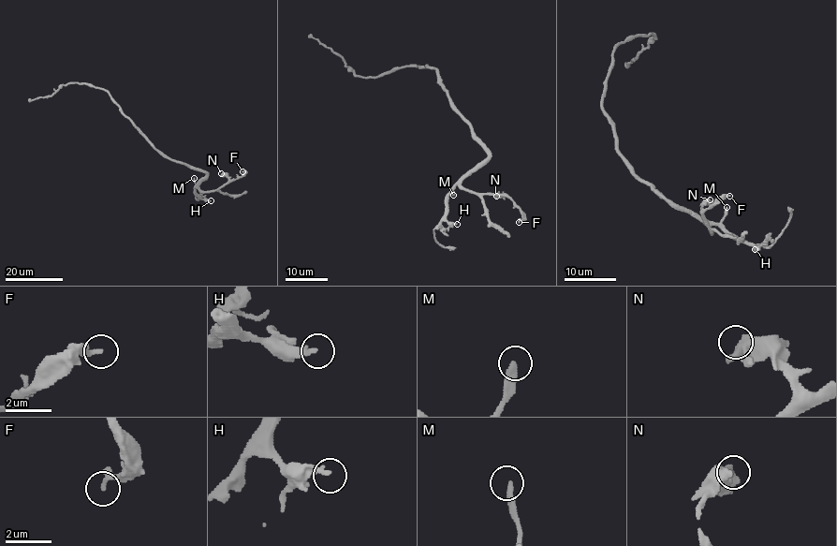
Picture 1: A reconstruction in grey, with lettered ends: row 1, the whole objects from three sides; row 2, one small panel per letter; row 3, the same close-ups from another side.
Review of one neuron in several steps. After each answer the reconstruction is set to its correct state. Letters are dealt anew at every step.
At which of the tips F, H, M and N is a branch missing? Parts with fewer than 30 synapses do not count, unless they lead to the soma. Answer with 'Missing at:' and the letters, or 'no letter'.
Missing at: M

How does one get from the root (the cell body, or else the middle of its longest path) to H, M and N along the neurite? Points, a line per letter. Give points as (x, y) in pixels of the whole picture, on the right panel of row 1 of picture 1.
H: (617, 144), (633, 172), (650, 183), (666, 199), (715, 223), (738, 239), (752, 243), (755, 249)
M: (617, 144), (633, 172), (650, 183), (666, 199), (711, 223), (719, 223), (726, 207)
N: (617, 144), (635, 174), (650, 183), (666, 199), (684, 207), (711, 232), (701, 211), (710, 199)

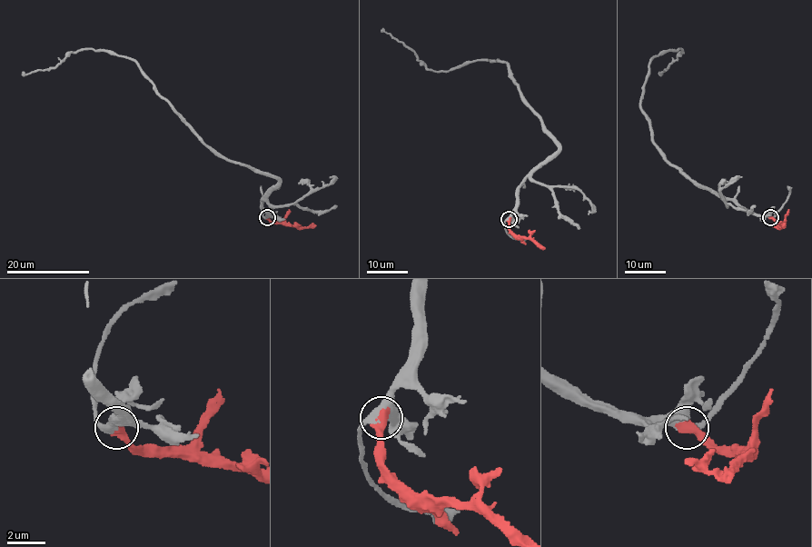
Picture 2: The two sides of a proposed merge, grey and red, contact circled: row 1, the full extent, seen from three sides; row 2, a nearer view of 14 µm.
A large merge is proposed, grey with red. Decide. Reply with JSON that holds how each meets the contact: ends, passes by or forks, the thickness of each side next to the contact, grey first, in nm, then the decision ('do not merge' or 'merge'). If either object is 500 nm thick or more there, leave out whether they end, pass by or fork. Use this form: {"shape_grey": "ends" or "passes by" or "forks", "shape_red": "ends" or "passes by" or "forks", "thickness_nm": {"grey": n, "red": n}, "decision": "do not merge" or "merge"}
{"thickness_nm": {"grey": 380, "red": 550}, "decision": "merge"}

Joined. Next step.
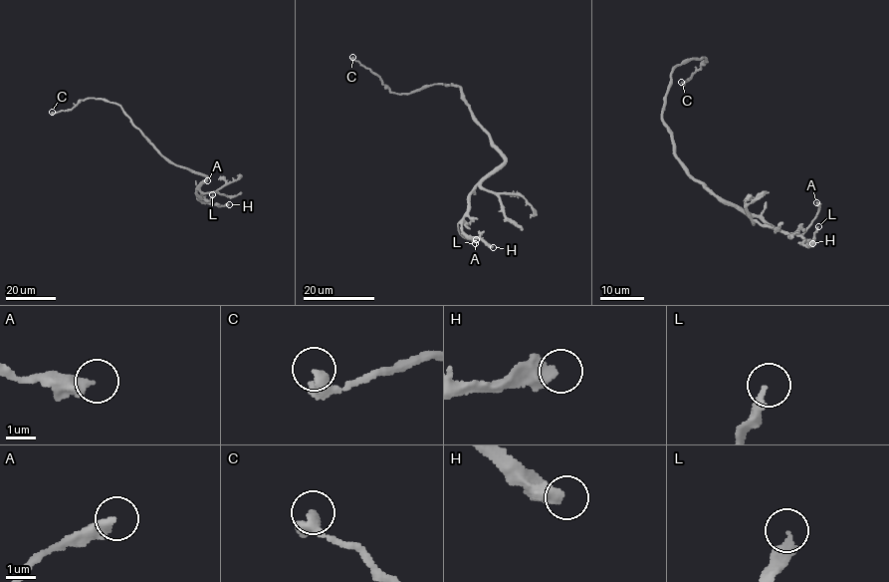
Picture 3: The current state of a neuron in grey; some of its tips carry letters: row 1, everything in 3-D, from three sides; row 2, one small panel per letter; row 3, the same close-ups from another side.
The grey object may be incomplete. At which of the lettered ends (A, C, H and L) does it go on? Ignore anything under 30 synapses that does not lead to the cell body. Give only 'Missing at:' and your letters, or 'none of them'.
Missing at: H

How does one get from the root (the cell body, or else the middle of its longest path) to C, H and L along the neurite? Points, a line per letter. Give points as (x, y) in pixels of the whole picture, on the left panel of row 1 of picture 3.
C: (159, 153), (114, 103), (87, 98), (71, 109), (52, 112)
H: (159, 153), (177, 165), (206, 177), (196, 190), (201, 202), (229, 204)
L: (159, 153), (177, 165), (206, 177), (196, 190), (201, 201), (208, 202), (212, 194)

